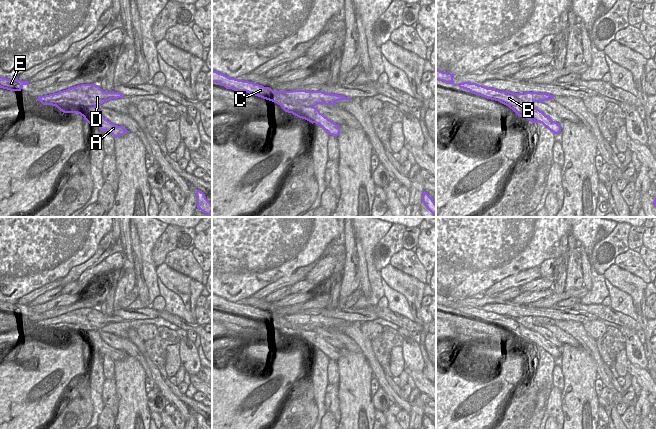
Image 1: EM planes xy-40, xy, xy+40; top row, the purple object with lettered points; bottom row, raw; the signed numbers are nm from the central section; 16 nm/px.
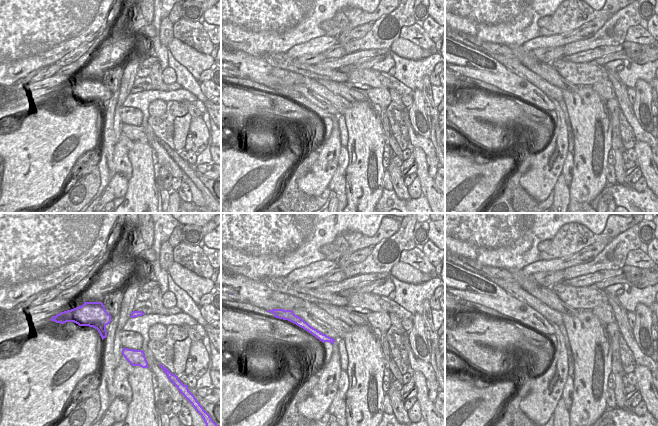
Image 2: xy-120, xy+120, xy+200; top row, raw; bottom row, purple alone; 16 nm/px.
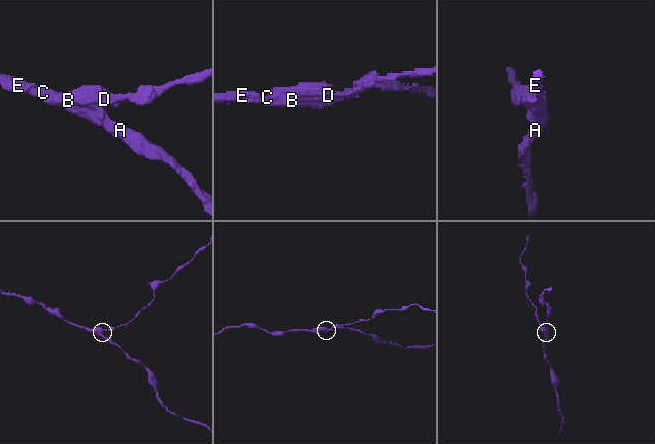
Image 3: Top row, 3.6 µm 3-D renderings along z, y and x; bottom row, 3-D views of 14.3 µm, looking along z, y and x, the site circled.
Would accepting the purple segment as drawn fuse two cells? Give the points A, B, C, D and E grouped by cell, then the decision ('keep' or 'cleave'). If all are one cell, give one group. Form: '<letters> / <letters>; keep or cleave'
A B C E / D; cleave

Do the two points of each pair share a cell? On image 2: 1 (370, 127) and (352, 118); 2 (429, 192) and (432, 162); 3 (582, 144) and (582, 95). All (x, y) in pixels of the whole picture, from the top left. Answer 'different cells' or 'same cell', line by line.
1: same cell
2: different cells
3: same cell

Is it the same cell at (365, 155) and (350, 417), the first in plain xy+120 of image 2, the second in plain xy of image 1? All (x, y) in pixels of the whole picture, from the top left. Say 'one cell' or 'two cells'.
one cell

